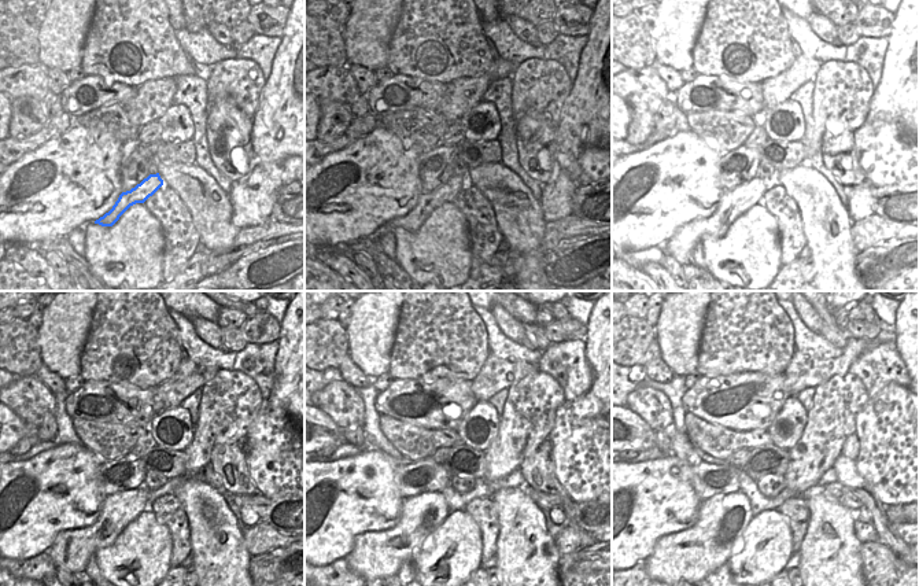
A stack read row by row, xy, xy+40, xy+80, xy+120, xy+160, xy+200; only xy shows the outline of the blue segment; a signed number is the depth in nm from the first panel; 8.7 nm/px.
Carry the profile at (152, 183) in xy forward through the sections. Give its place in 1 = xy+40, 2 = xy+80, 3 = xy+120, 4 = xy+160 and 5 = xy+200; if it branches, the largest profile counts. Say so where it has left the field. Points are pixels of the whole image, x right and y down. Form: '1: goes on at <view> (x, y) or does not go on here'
1: goes on at xy+40 (428, 202)
2: goes on at xy+80 (683, 242)
3: goes on at xy+120 (72, 549)
4: goes on at xy+160 (376, 553)
5: goes on at xy+200 (691, 555)

